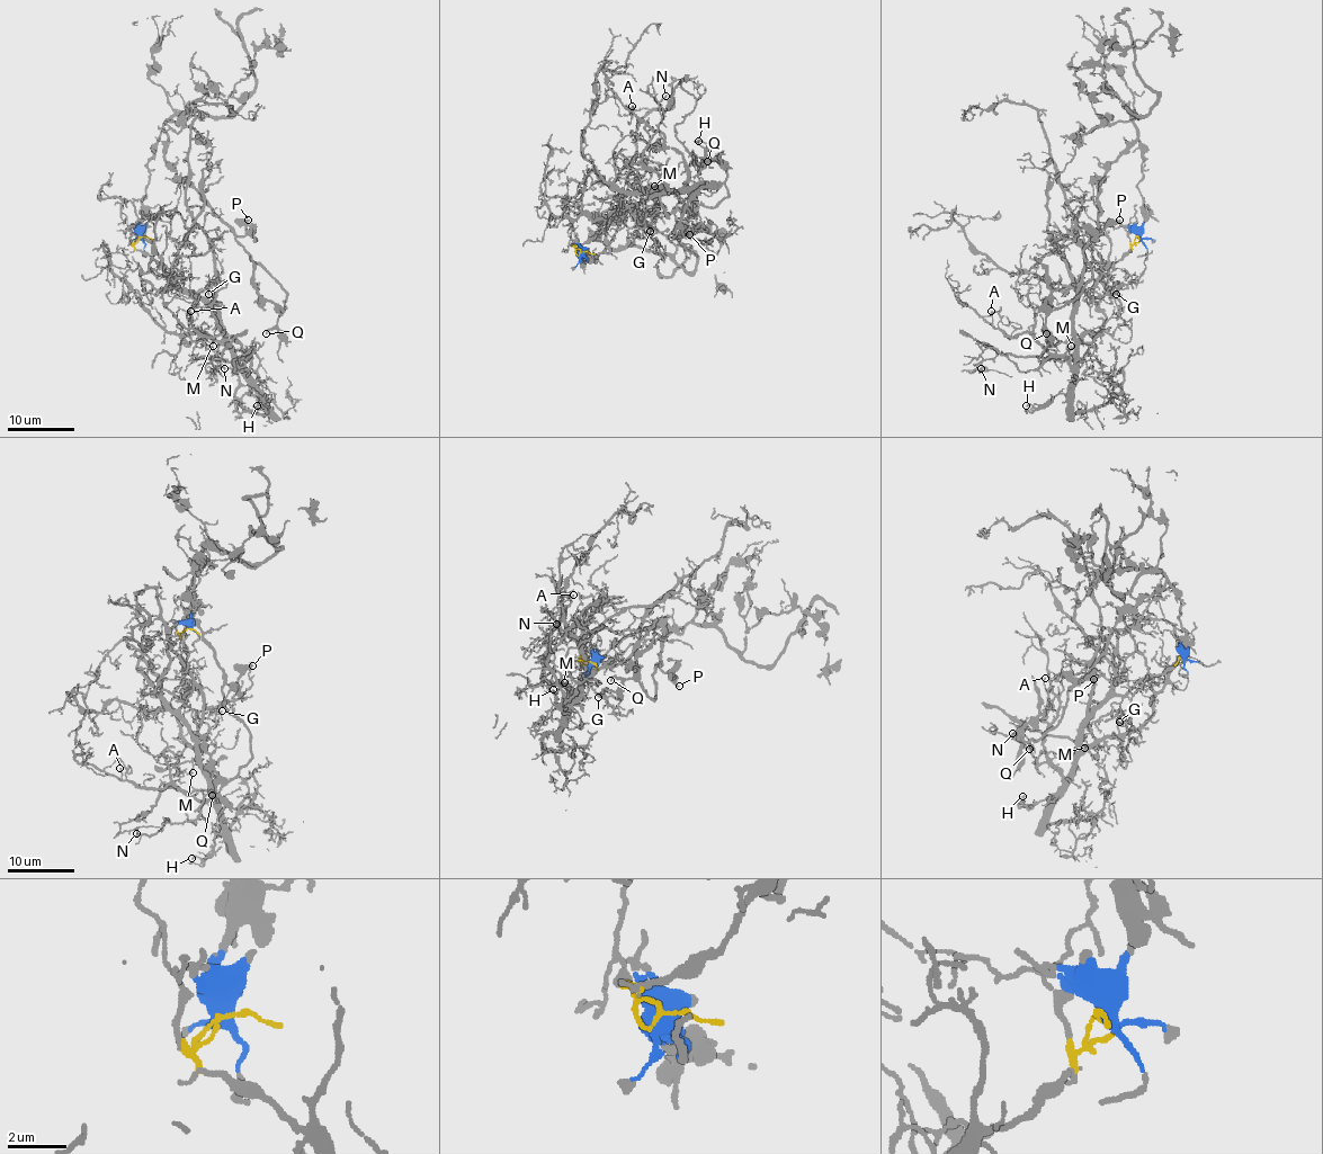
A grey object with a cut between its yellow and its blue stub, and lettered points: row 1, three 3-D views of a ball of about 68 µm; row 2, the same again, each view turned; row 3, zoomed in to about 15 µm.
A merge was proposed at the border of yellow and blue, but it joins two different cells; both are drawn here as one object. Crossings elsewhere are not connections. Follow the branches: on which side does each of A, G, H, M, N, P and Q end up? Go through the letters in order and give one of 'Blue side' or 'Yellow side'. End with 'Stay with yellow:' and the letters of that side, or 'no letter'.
A: Yellow side
G: Yellow side
H: Yellow side
M: Yellow side
N: Yellow side
P: Blue side
Q: Blue side
Stay with yellow: A, G, H, M, N

